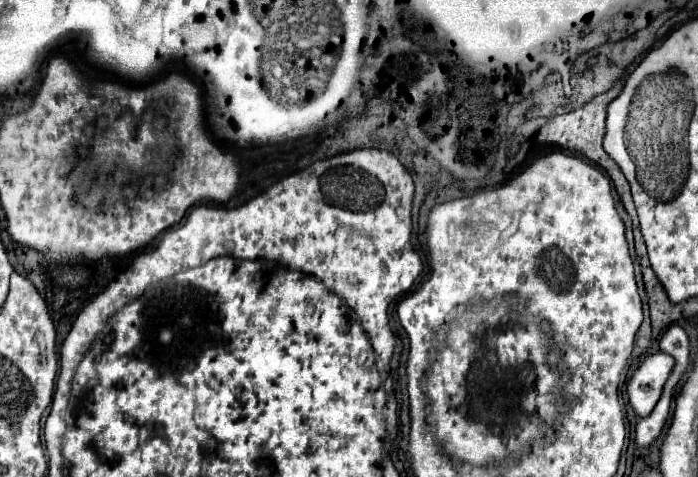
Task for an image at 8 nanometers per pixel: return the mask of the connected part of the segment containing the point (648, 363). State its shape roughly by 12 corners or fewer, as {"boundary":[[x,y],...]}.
{"boundary":[[646,355],[626,385],[636,415],[654,409],[674,359]]}

